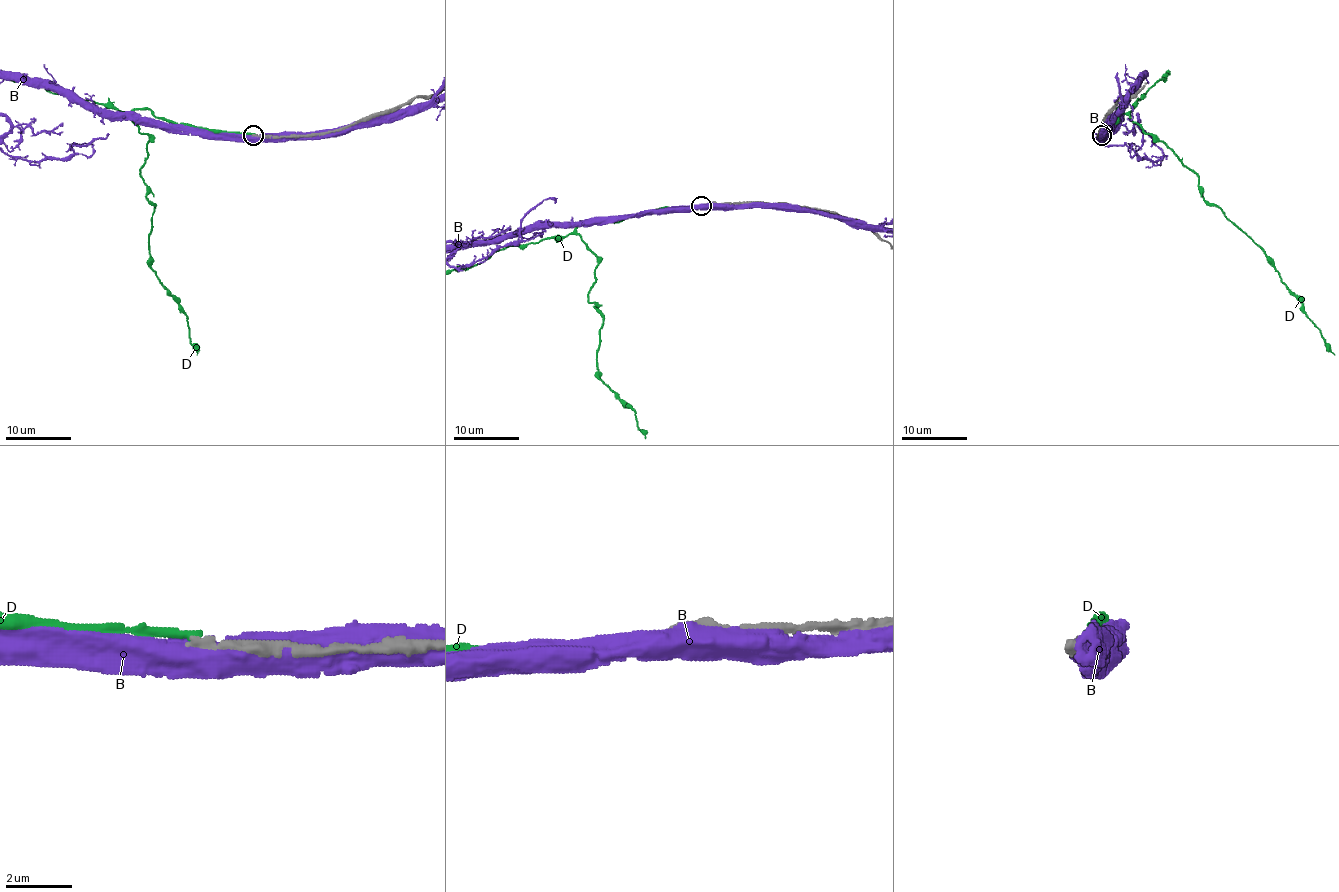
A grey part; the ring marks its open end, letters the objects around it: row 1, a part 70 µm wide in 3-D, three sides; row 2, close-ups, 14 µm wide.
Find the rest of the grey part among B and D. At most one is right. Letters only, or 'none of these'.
none of these

